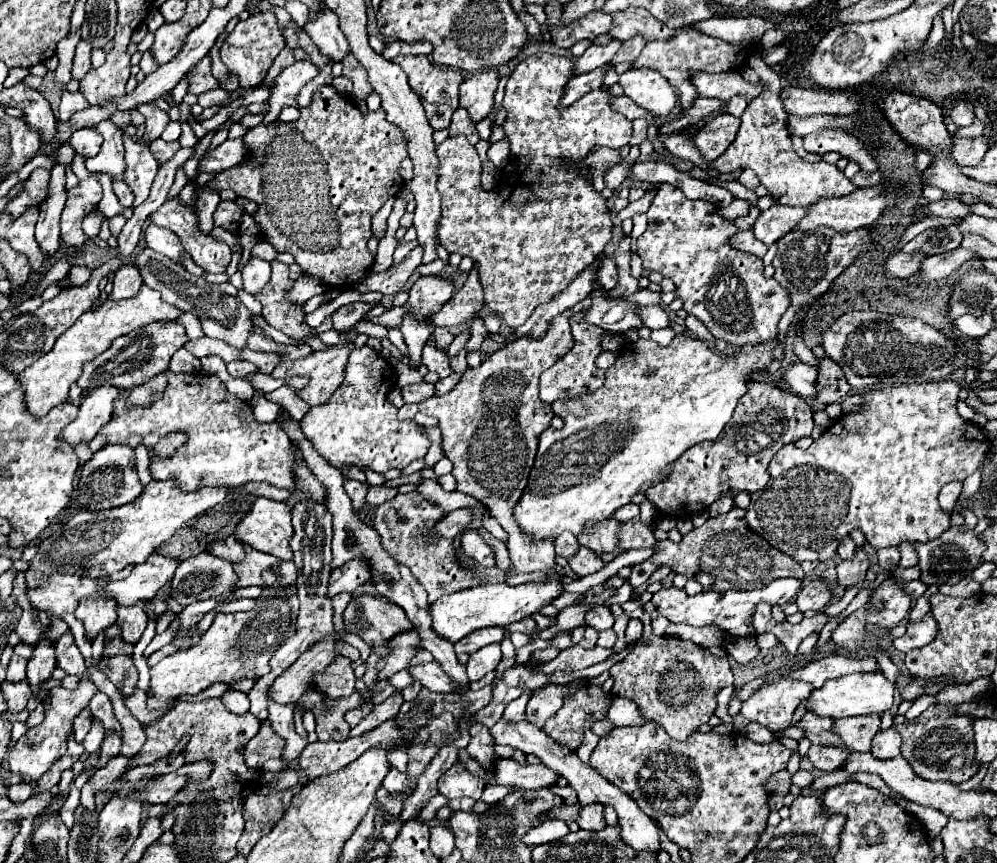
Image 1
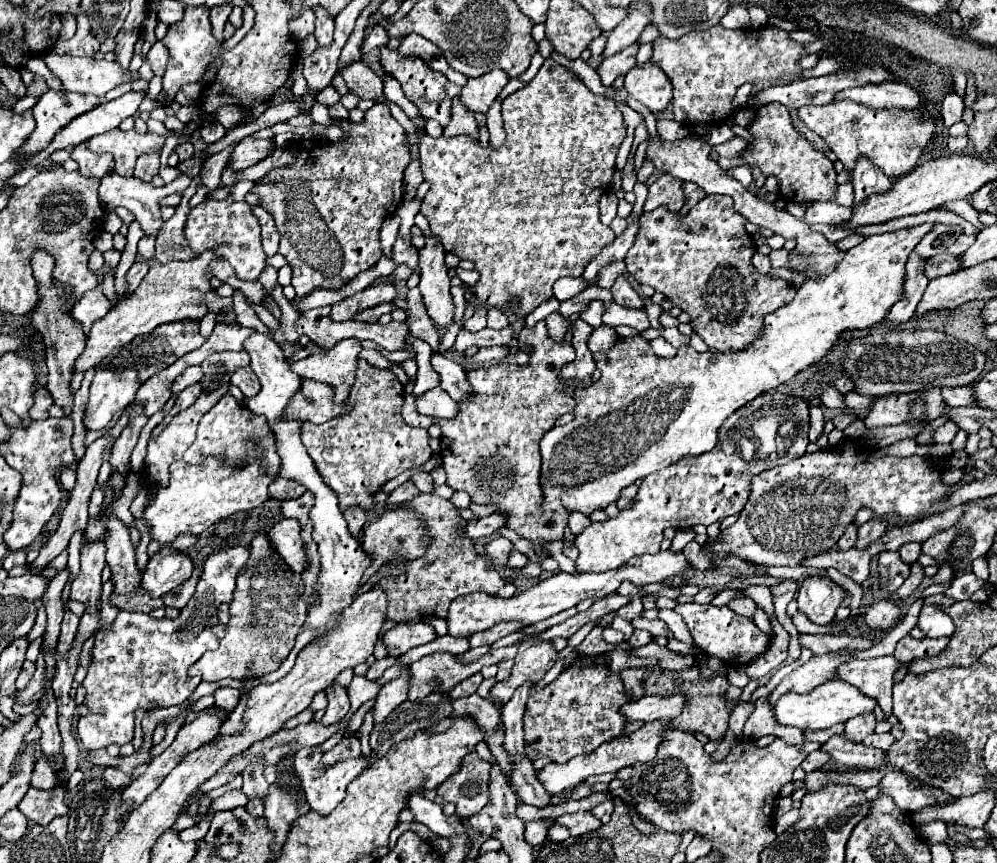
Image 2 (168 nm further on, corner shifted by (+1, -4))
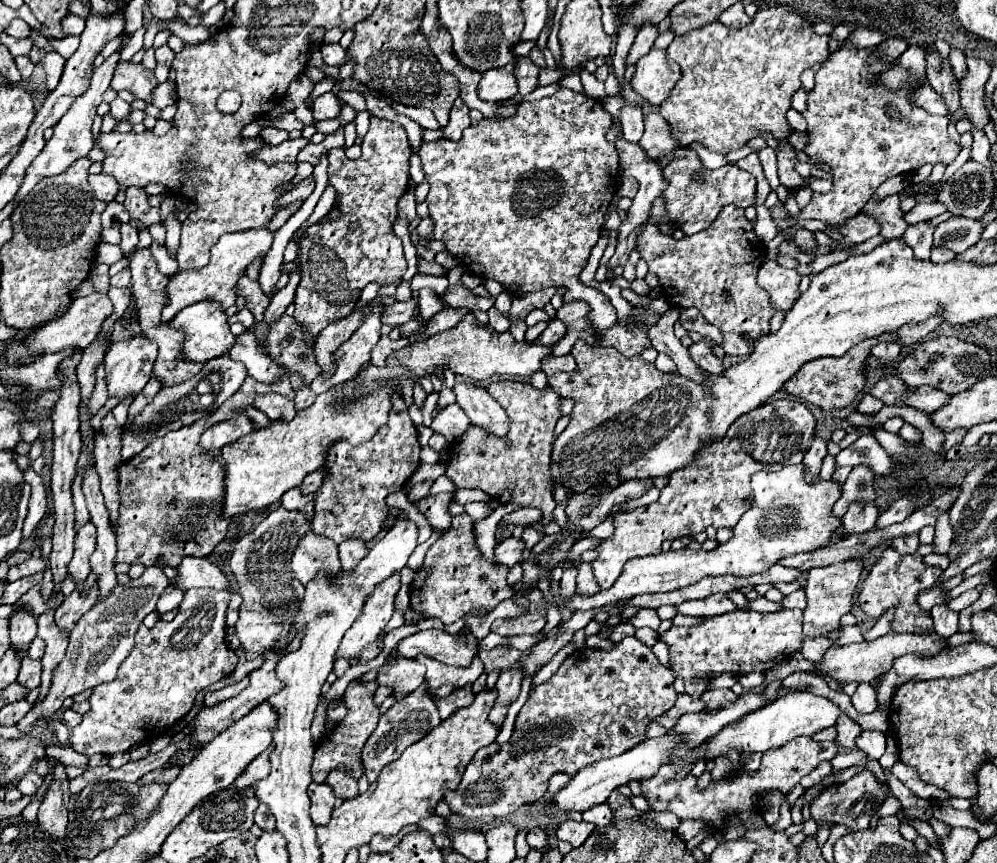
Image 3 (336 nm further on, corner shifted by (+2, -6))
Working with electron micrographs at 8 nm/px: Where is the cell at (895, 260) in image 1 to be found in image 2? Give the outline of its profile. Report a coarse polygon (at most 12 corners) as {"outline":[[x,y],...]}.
{"outline":[[950,253],[926,259],[928,279],[950,275],[958,269],[958,257]]}

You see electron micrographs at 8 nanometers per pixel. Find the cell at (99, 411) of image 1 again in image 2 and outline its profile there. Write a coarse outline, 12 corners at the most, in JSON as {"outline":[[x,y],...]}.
{"outline":[[106,369],[90,385],[82,419],[88,431],[104,429],[134,401],[134,369]]}

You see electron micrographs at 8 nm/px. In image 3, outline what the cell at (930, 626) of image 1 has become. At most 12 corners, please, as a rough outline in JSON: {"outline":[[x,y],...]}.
{"outline":[[935,605],[933,631],[951,637],[959,631],[959,613]]}

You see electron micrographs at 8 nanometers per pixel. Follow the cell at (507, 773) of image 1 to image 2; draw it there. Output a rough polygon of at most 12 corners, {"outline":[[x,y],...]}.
{"outline":[[670,721],[600,745],[592,755],[548,763],[536,779],[554,795],[590,775],[614,773],[656,755]]}

